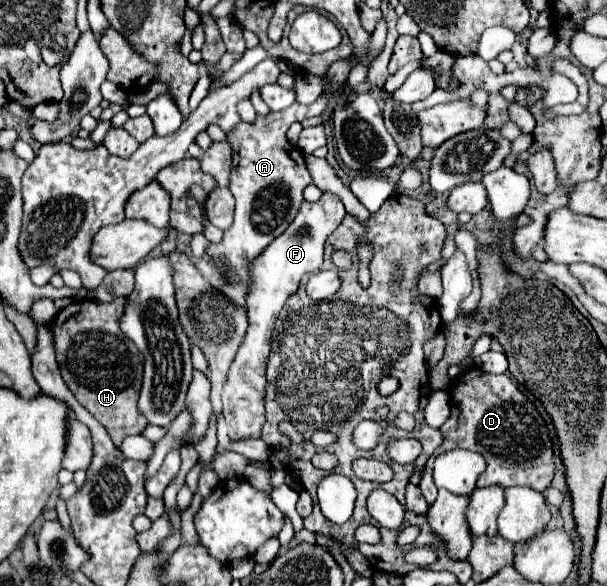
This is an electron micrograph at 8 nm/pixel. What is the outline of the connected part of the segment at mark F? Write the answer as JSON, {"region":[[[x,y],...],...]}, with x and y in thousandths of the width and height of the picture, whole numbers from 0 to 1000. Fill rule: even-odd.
{"region":[[[532,329],[522,346],[499,343],[489,370],[473,387],[466,401],[460,401],[437,428],[427,445],[414,449],[417,486],[407,514],[410,561],[400,589],[390,599],[390,609],[381,619],[371,660],[367,660],[367,712],[377,729],[381,749],[407,749],[430,746],[430,732],[437,722],[437,623],[446,599],[446,568],[456,548],[460,531],[466,527],[473,507],[493,493],[493,480],[502,469],[519,466],[532,449],[532,415],[552,394],[568,367],[568,353],[562,340],[549,329]]]}

